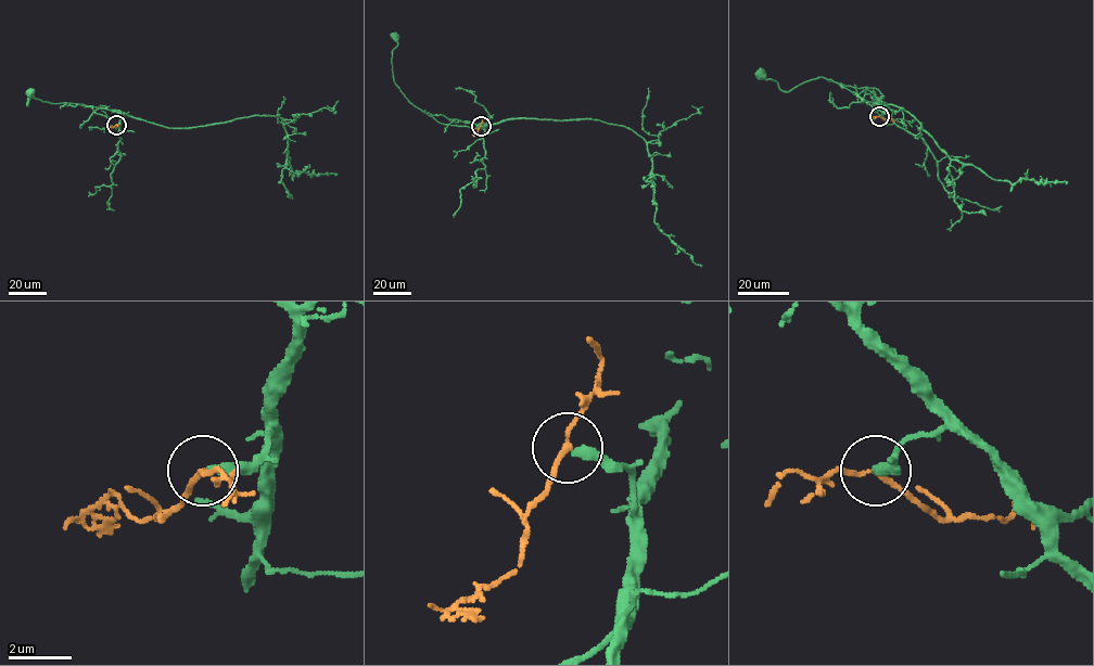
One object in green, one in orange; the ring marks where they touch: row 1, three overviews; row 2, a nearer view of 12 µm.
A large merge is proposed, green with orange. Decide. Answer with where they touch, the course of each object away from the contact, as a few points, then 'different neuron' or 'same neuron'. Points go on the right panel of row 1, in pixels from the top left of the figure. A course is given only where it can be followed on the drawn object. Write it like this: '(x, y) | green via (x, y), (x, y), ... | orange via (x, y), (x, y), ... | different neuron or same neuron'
(879, 116) | green via (880, 116), (885, 112), (877, 100), (883, 95), (876, 88), (821, 77), (783, 91), (759, 73) | orange via (879, 116), (892, 122) | same neuron

